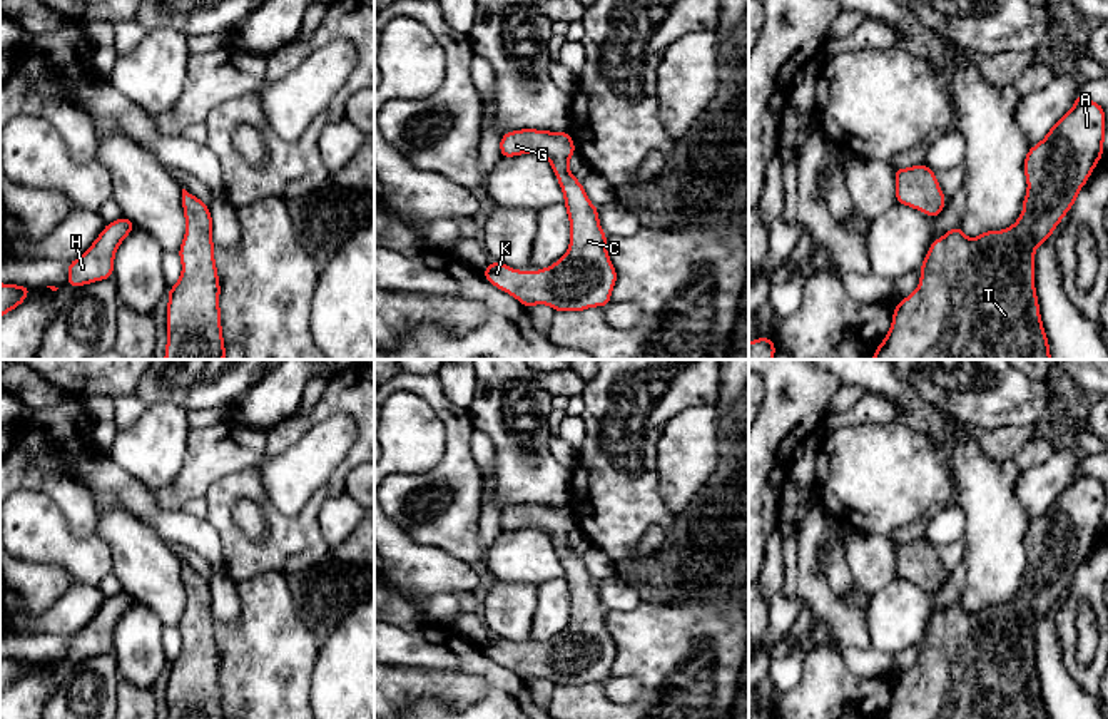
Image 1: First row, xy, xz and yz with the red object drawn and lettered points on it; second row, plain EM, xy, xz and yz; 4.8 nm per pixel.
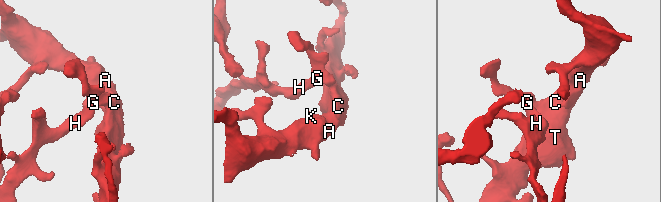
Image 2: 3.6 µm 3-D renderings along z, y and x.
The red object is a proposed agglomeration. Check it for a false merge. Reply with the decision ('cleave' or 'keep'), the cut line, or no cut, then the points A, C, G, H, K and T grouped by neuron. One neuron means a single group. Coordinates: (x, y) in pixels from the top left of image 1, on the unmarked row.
keep; cut none; groups A C G H K T

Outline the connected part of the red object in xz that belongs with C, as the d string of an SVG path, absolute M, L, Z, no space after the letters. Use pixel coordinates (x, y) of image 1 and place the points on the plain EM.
M523 503L501 510L501 532L540 528L557 548L570 592L567 629L541 645L515 645L508 639L490 637L483 650L498 664L516 672L525 682L548 679L555 686L605 682L617 655L607 629L607 610L598 597L598 584L590 577L568 535L577 525L568 507Z

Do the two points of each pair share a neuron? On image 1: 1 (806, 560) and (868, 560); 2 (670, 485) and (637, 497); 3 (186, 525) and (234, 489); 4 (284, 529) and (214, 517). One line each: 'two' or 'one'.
1: two
2: two
3: two
4: one

